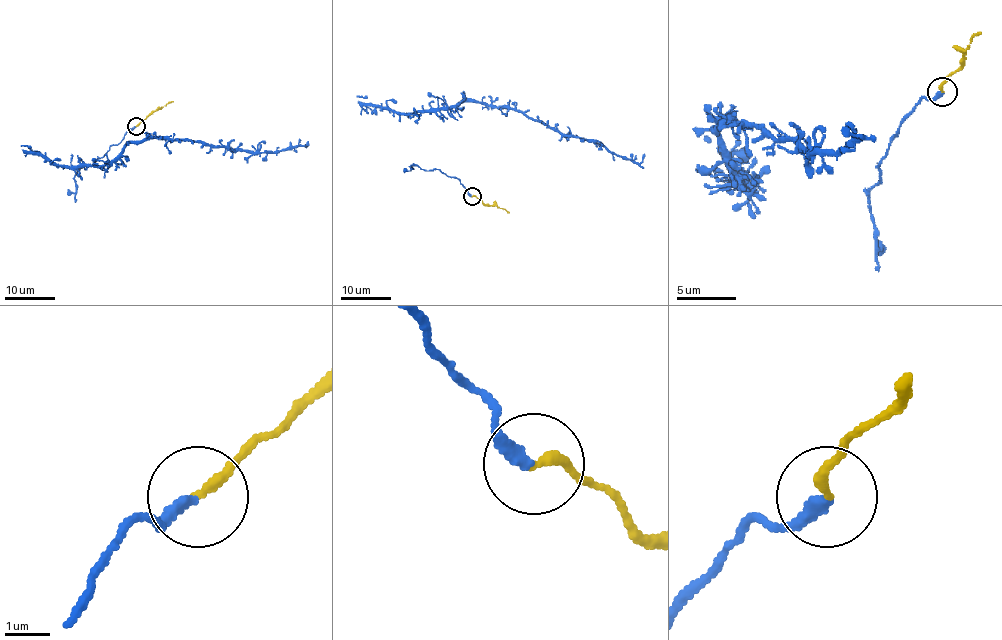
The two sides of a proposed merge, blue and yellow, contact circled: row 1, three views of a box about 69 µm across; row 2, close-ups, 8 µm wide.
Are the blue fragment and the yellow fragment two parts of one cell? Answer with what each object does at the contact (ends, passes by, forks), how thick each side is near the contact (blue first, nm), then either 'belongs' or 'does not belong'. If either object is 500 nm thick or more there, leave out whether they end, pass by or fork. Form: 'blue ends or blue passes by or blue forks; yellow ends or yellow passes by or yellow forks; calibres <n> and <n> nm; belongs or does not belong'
blue ends; yellow ends; calibres 280 and 220 nm; belongs

